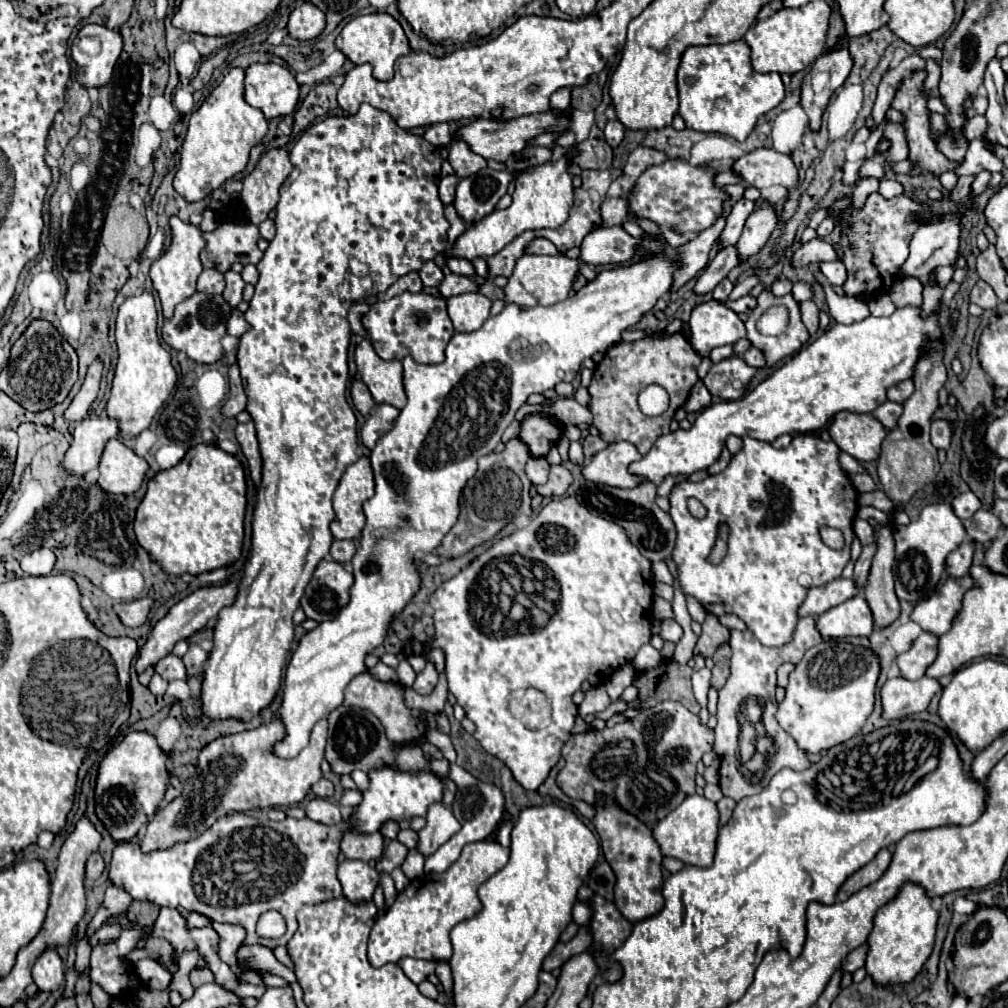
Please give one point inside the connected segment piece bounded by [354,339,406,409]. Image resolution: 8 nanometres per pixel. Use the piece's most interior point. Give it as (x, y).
(384, 378)

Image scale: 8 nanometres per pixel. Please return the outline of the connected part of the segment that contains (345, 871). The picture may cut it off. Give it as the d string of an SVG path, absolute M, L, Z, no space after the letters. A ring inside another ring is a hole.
M344 859L338 865L338 881L342 883L344 895L350 901L368 901L368 899L372 899L372 893L376 889L378 879L380 879L378 871L366 861Z

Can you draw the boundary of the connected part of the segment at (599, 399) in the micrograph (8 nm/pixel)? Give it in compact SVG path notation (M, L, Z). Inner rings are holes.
M658 331L646 335L640 341L618 343L608 349L604 359L596 365L592 383L588 387L590 411L594 415L594 427L598 429L600 437L606 443L628 441L642 455L648 453L656 437L670 431L670 421L676 409L684 405L690 389L698 381L696 367L700 365L700 361L702 357L694 351L690 341L682 333L666 335L666 331ZM648 385L660 385L670 395L670 407L658 417L648 417L638 407L638 393Z

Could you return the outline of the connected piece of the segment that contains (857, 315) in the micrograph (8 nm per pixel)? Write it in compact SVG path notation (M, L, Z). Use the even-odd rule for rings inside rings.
M822 273L816 275L816 279L822 283L824 291L826 291L826 301L828 301L828 307L830 307L830 315L838 321L838 323L856 323L856 321L862 321L870 315L870 309L866 303L858 301L856 297L842 297L842 295L836 295L832 289L830 289L830 283L824 279Z

